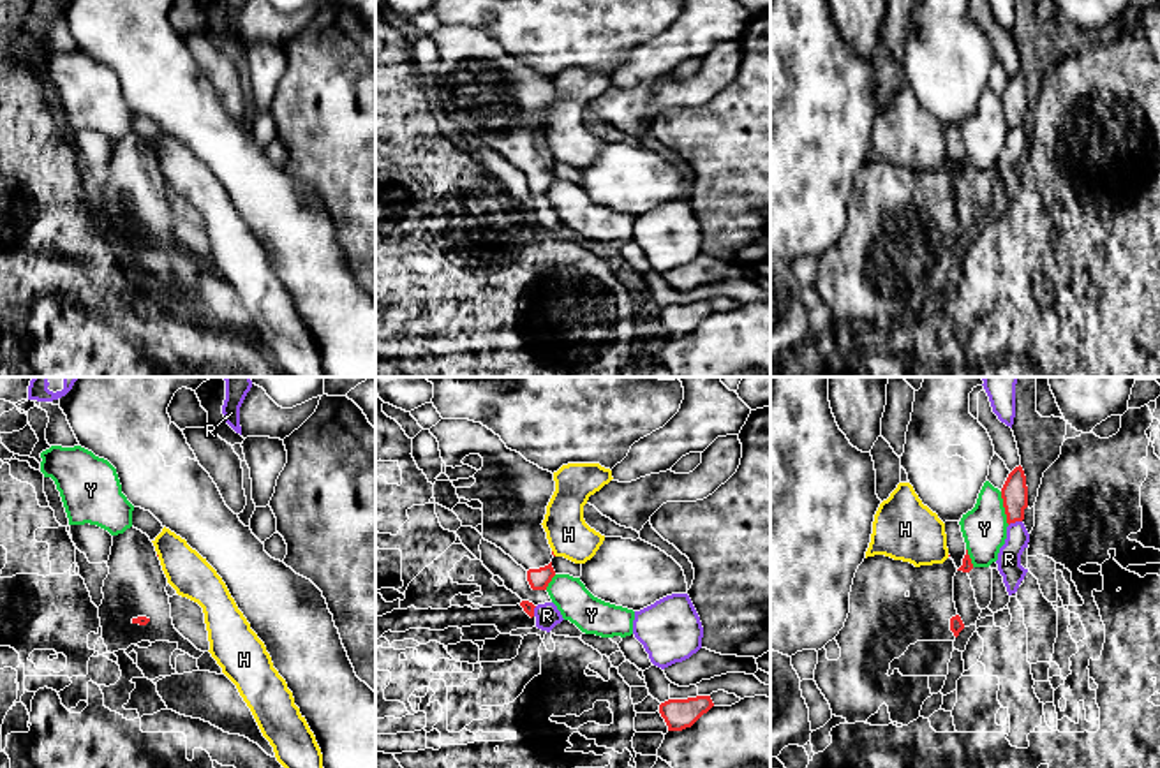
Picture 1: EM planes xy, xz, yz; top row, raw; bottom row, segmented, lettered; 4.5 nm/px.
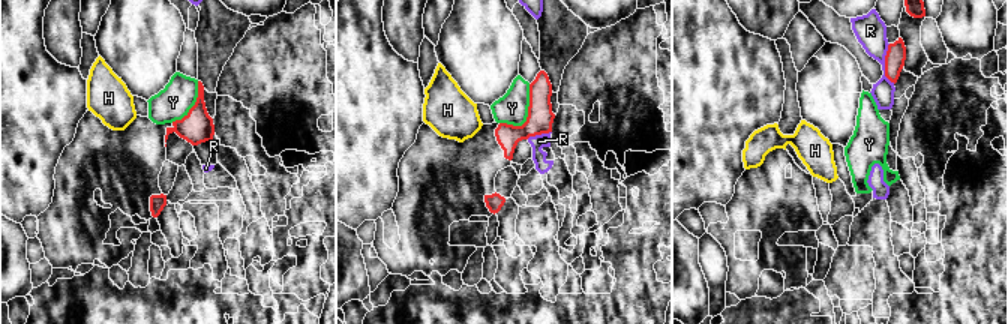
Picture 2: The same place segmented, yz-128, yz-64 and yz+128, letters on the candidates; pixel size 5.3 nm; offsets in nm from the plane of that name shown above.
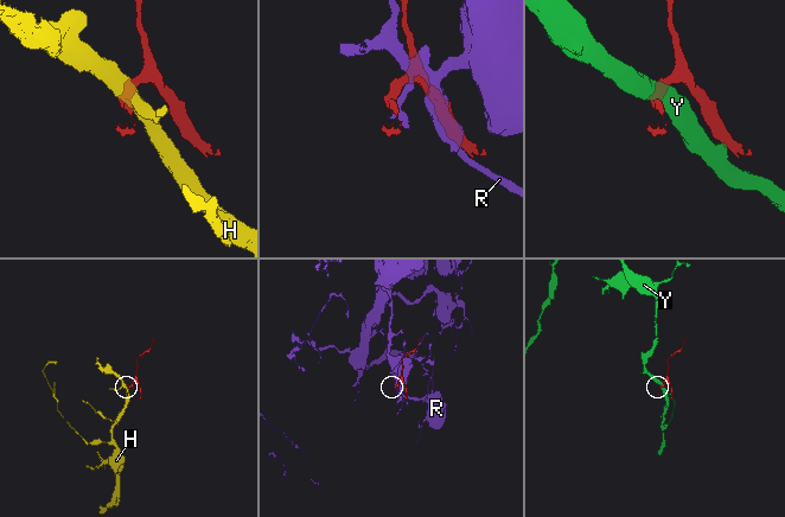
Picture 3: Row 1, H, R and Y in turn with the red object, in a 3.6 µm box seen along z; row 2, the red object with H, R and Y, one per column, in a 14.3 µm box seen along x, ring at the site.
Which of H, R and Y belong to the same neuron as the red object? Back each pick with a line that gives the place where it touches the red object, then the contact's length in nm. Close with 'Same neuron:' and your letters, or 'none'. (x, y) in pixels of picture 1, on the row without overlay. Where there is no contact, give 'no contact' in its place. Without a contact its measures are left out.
Same neuron: none

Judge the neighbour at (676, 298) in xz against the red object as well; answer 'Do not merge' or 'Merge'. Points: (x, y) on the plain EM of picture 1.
Do not merge

